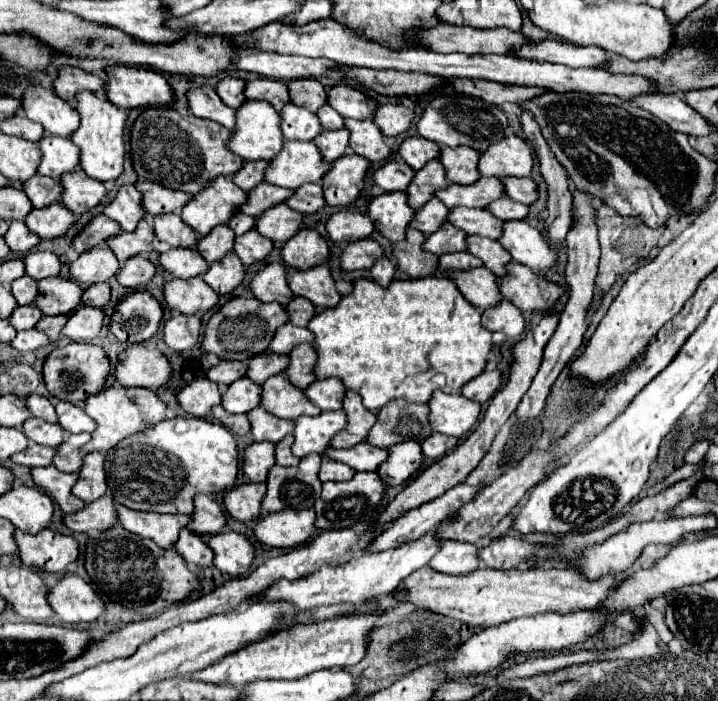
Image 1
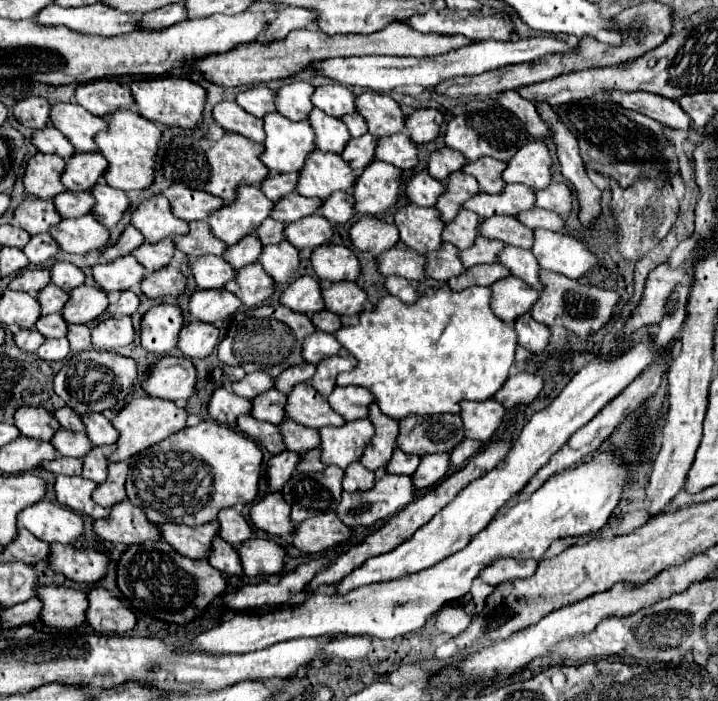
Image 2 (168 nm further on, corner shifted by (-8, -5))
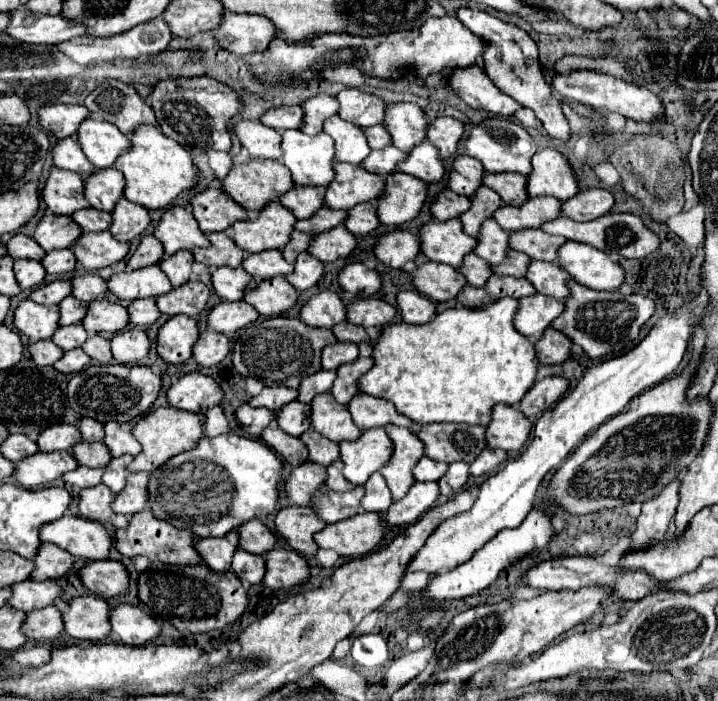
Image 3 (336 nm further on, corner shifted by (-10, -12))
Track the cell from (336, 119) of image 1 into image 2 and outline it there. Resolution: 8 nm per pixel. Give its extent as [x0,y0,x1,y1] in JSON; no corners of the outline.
[342,113,368,137]

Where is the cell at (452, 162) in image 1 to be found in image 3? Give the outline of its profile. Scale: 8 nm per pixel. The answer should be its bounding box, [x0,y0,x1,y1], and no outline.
[482,172,528,206]

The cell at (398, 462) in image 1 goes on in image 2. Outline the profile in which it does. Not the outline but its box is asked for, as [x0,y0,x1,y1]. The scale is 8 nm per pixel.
[412,453,450,491]

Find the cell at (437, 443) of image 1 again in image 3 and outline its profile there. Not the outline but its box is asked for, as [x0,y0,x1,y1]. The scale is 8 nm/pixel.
[470,448,508,476]

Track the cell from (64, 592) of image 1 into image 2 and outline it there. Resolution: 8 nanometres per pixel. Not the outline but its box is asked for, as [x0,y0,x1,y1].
[86,587,138,633]

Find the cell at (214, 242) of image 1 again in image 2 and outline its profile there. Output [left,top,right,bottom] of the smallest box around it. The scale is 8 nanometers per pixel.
[224,235,262,271]

